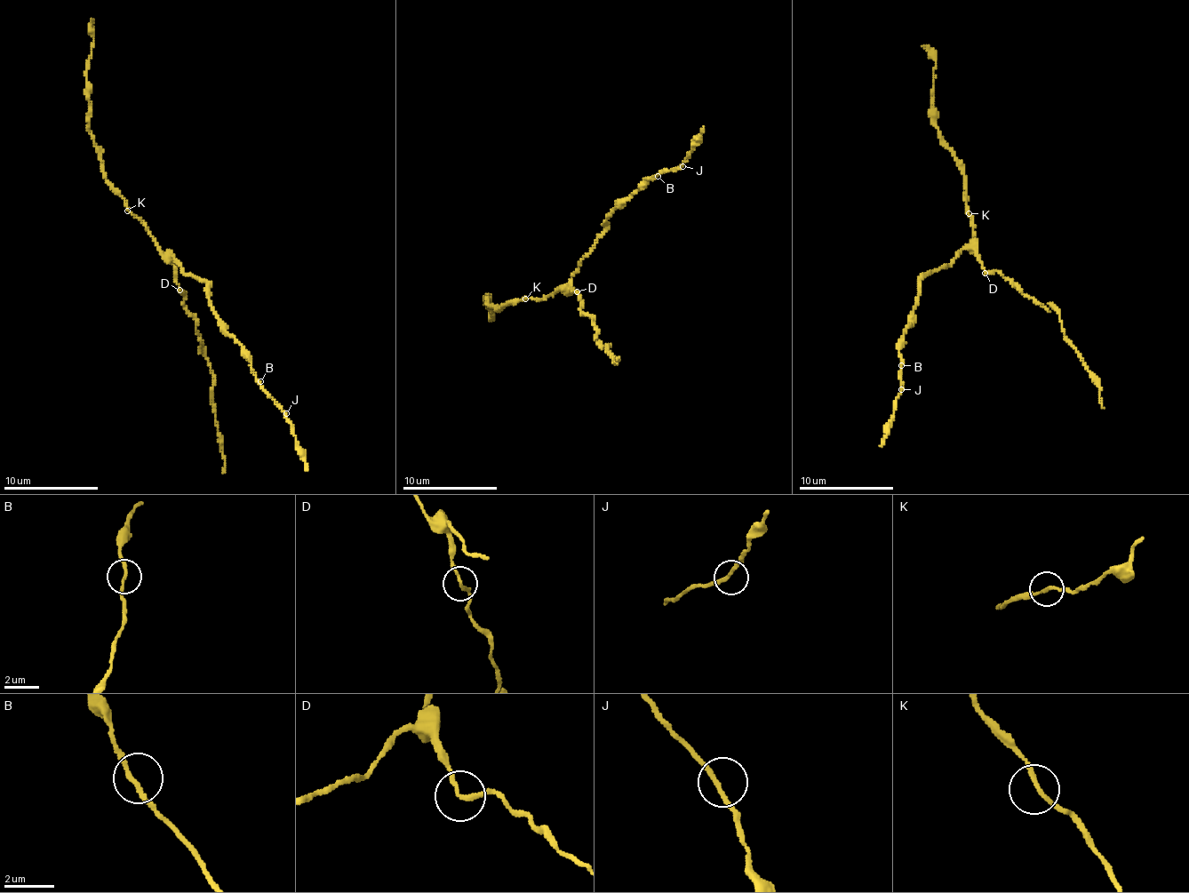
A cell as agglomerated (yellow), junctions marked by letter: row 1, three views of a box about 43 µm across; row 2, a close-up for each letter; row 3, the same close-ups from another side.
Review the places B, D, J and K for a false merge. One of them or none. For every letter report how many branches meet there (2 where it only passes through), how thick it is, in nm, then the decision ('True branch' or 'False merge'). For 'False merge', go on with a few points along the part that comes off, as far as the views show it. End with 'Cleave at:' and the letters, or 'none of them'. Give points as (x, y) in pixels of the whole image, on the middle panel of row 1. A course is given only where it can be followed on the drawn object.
B: Branches: 2. Thickness 170 nm. True branch
D: Branches: 2. Thickness 170 nm. True branch
J: Branches: 2. Thickness 170 nm. True branch
K: Branches: 2. Thickness 170 nm. True branch
Cleave at: none of them

